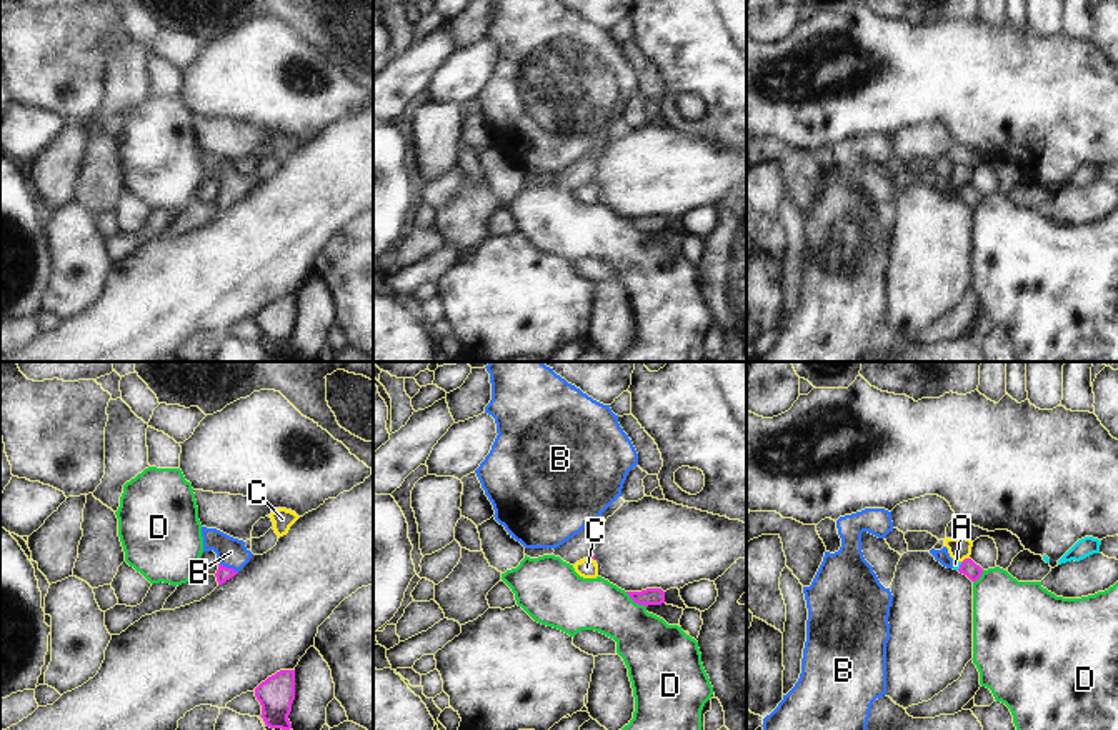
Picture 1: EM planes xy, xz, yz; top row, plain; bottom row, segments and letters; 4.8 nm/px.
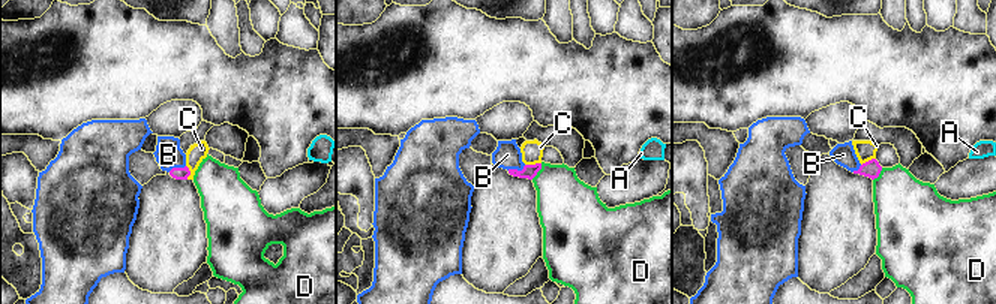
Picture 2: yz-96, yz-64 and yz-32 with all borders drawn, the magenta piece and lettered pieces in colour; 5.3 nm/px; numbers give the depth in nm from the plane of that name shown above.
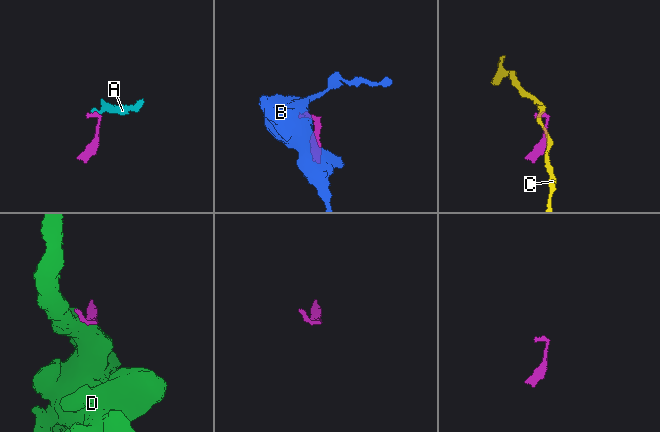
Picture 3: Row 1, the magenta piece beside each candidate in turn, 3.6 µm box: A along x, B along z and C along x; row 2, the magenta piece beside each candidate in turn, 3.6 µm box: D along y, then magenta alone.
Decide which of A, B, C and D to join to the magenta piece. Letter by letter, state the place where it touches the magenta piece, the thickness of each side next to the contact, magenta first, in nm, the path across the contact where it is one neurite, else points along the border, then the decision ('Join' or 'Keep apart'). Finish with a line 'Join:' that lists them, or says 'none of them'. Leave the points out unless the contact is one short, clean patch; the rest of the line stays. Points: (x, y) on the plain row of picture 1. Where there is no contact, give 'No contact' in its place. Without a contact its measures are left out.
A: Touches magenta at yz (960, 192). Thickness 80 nm (magenta) against 30 nm. Boundary: yz (962, 189), (957, 195). Keep apart
B: Touches magenta at xy (229, 195). Thickness 70 nm (magenta) against 140 nm. Path across: xy (224, 200), (229, 195), (230, 179). Join
C: Touches magenta at yz (965, 185). Thickness 80 nm (magenta) against 110 nm. Boundary: yz (968, 184), (962, 189). Keep apart
D: Touches magenta at xz (635, 229). Thickness 80 nm (magenta) against 300 nm. Keep apart
Join: B

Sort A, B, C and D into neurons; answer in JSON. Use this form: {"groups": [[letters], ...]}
{"groups": [["A"], ["B"], ["C"], ["D"]]}

